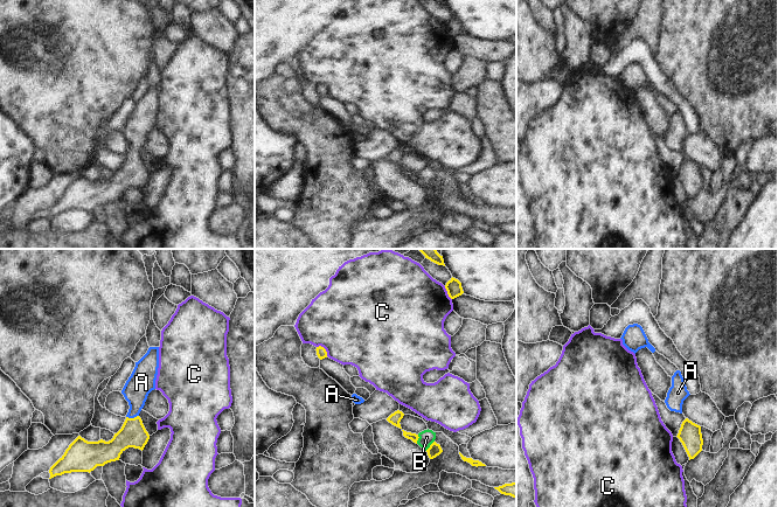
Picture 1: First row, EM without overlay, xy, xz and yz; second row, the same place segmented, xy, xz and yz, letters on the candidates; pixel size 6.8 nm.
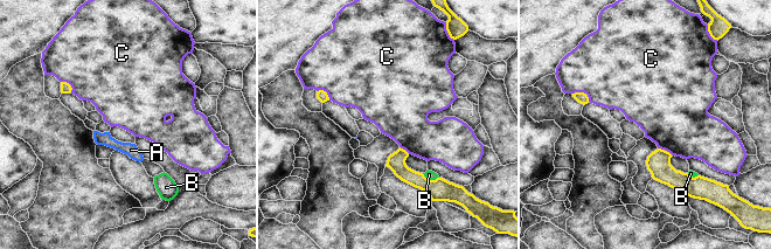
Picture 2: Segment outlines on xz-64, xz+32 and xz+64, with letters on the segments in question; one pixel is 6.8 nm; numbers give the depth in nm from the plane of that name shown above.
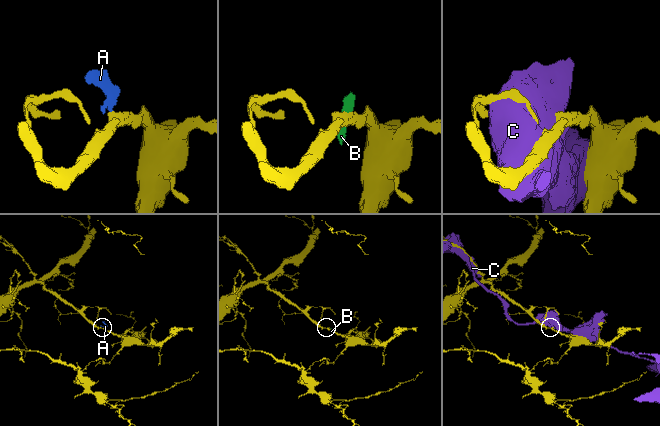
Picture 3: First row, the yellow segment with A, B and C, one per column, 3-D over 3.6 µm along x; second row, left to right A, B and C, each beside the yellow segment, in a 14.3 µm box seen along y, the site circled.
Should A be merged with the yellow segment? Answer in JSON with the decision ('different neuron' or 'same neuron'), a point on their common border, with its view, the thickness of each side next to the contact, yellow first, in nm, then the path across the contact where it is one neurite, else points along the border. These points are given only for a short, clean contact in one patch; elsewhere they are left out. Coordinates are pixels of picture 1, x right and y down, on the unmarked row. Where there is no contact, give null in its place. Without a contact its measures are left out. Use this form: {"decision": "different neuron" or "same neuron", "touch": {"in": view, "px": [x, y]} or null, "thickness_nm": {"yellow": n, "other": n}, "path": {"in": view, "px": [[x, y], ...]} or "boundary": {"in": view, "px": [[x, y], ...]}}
{"decision": "same neuron", "touch": {"in": "xy", "px": [132, 157]}, "thickness_nm": {"yellow": 180, "other": 180}, "path": {"in": "xy", "px": [[132, 172], [132, 157], [136, 127], [140, 122]]}}

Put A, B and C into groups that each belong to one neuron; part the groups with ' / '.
A / B / C

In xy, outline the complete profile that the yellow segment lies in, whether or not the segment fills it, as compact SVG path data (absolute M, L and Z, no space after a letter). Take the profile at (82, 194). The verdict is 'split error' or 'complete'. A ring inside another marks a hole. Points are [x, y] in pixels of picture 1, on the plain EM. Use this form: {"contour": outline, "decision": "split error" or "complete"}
{"contour": "M150 85L147 91L136 100L121 132L130 147L121 167L109 180L88 180L78 174L64 193L50 206L50 216L71 210L91 210L97 204L119 199L128 186L144 188L150 178L139 152L148 132L155 127L159 106L159 85Z", "decision": "split error"}

